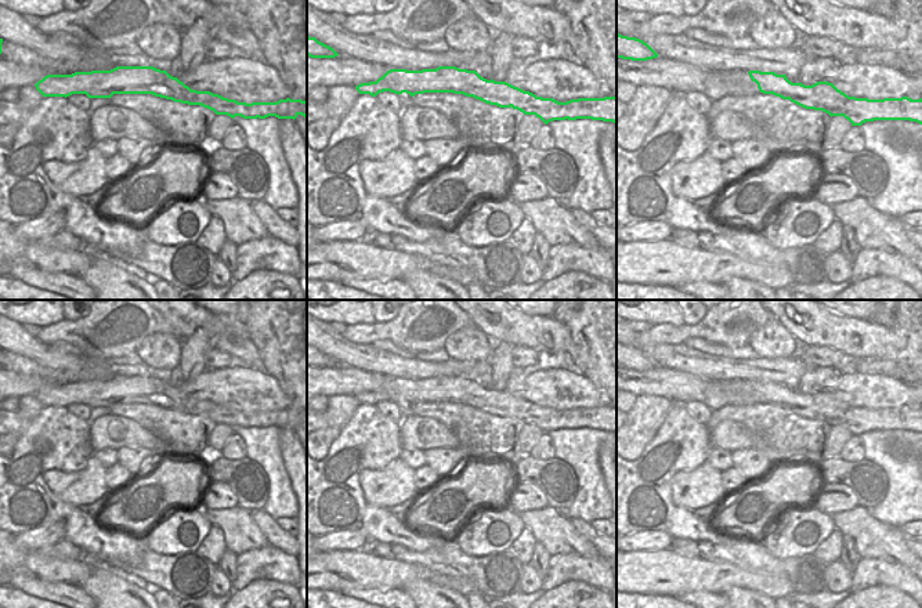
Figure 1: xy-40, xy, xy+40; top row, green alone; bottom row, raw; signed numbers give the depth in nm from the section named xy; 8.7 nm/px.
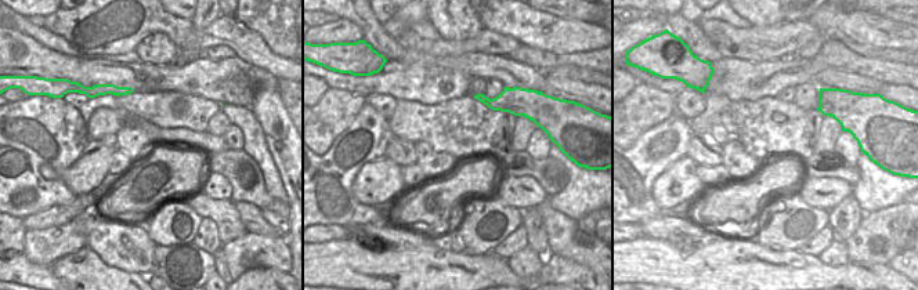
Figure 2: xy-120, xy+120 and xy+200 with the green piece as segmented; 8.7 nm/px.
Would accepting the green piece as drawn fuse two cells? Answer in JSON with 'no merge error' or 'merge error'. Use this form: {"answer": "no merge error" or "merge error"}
{"answer": "merge error"}

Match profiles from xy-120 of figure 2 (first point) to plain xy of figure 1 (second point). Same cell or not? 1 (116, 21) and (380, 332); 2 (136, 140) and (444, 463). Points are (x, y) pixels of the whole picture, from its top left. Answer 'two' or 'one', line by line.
1: one
2: one

